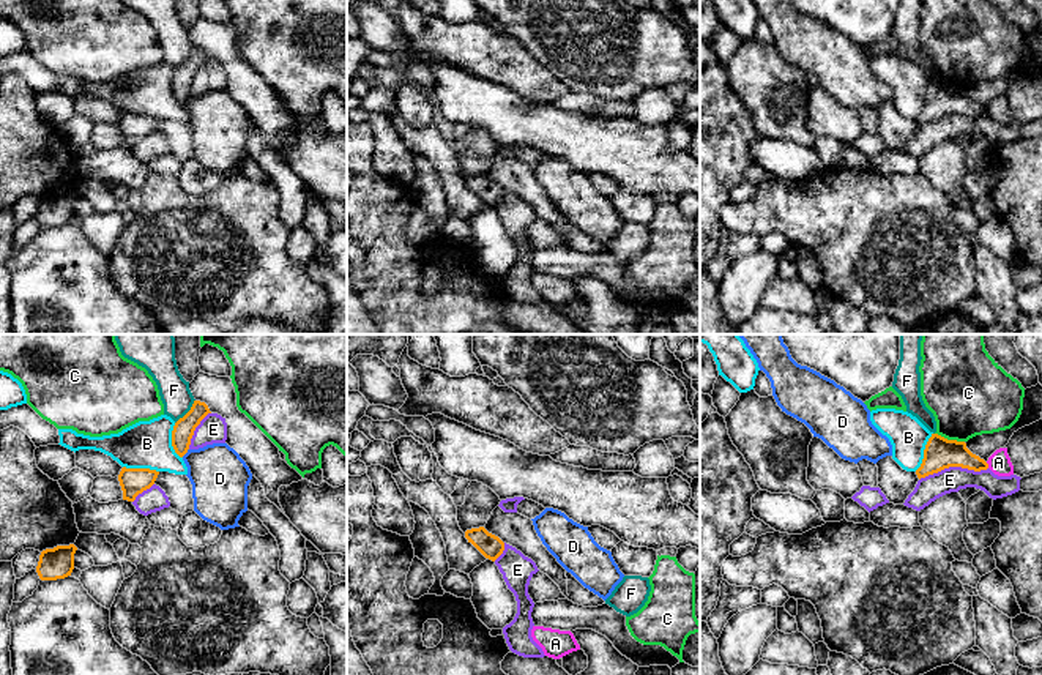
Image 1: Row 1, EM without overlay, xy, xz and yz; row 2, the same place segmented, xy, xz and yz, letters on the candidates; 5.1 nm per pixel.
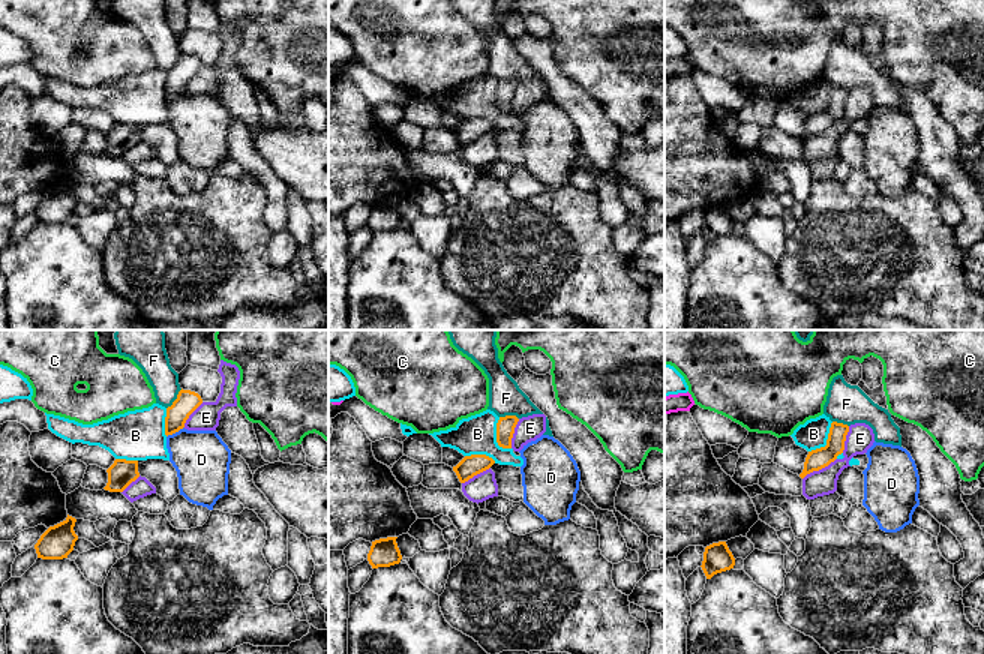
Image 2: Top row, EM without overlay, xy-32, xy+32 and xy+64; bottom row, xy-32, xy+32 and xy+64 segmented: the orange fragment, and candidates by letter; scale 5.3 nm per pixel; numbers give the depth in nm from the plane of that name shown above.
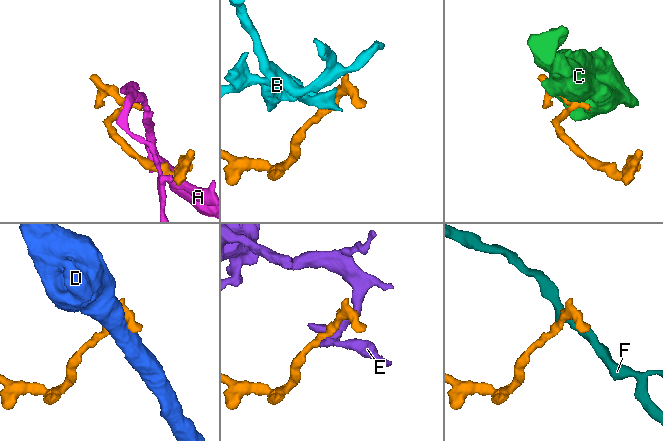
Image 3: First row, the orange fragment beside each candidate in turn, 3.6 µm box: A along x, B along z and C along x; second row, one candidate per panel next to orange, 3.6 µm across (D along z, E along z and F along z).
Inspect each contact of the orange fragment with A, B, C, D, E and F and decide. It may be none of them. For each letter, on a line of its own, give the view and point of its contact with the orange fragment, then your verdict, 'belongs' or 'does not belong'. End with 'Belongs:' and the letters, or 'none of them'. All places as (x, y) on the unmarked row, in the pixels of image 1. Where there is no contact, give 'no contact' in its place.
A: contact yz (987, 112); does not belong
B: contact yz (924, 98); does not belong
C: contact yz (949, 87); does not belong
D: contact xy (185, 100); does not belong
E: contact yz (952, 112); does not belong
F: contact xy (188, 59); does not belong
Belongs: none of them

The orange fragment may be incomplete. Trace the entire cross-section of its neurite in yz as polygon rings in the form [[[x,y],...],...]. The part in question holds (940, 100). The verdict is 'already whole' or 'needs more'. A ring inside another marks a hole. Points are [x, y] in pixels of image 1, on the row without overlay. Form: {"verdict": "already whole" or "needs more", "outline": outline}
{"verdict": "already whole", "outline": [[[938,80],[928,85],[921,114],[916,117],[917,125],[938,120],[949,114],[962,114],[974,118],[987,117],[988,110],[973,101],[965,88],[947,87]]]}

